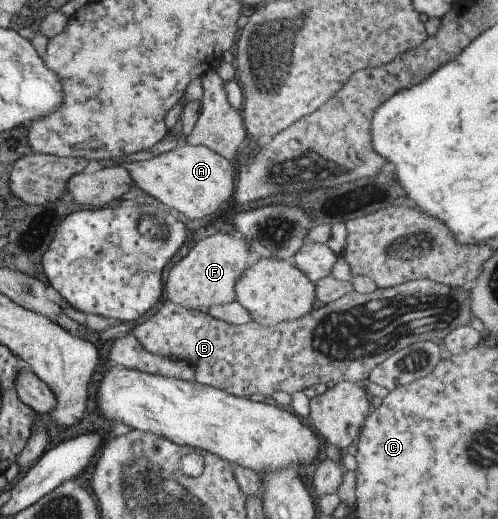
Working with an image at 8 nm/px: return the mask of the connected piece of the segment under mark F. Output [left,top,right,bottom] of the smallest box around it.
[165,231,256,310]

